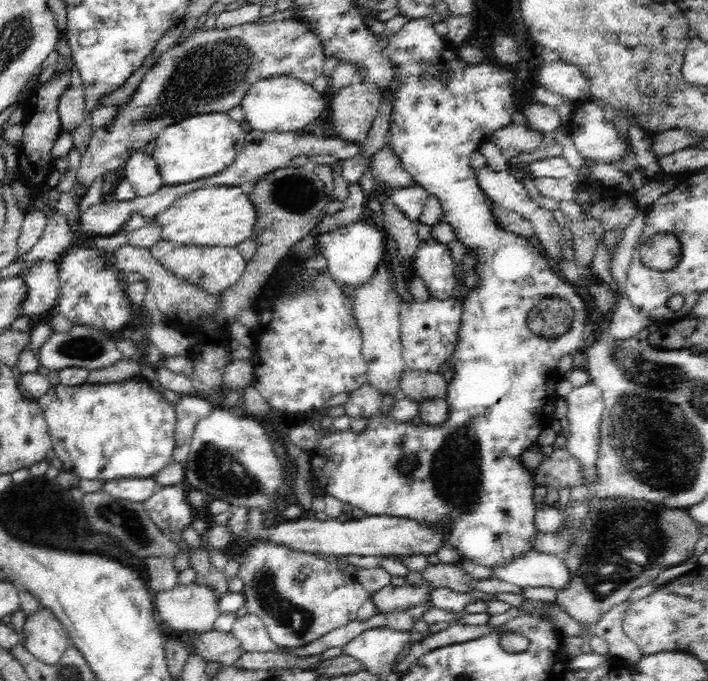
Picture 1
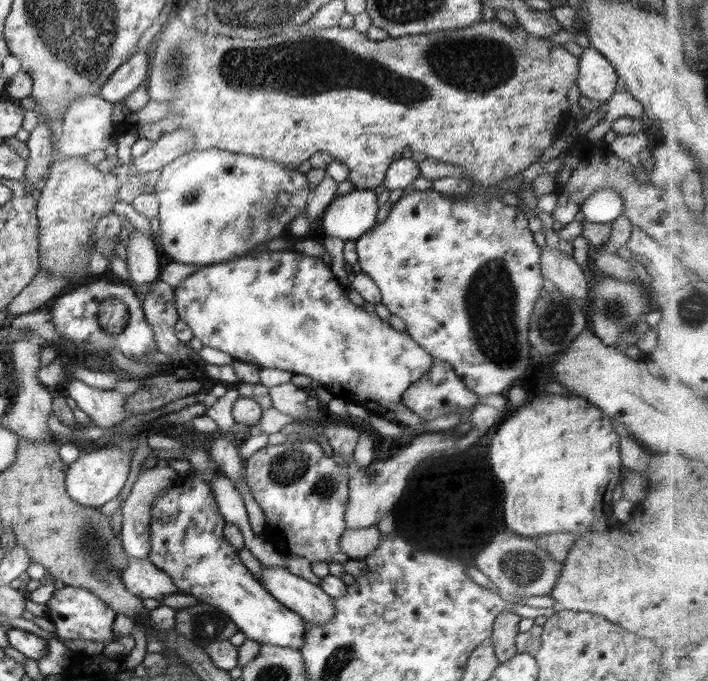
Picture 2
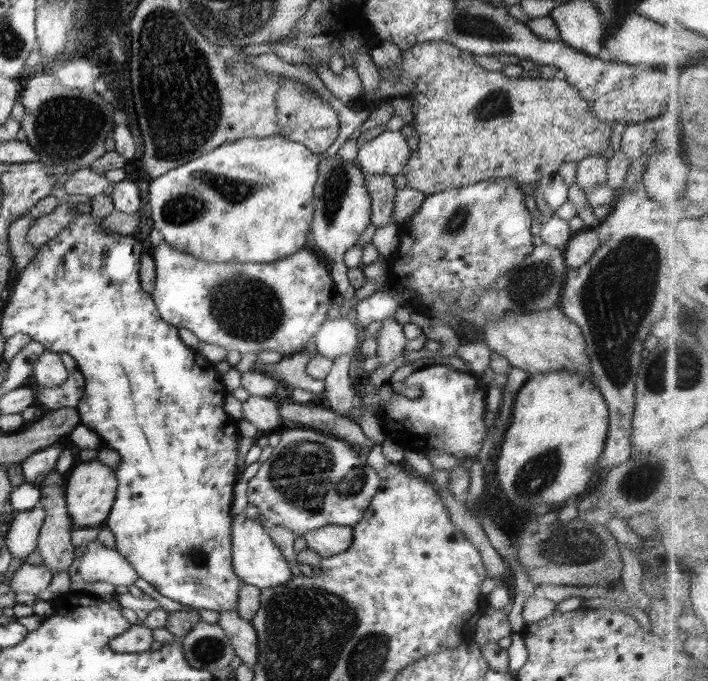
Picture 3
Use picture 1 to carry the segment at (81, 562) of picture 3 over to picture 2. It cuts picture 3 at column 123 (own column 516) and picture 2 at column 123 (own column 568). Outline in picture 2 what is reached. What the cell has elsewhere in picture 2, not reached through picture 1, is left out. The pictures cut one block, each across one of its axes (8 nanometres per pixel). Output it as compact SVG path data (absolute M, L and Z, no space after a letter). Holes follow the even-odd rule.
M132 560L120 571L124 586L136 597L163 598L178 594L181 590L174 584L172 577L156 568L152 562L147 560Z

